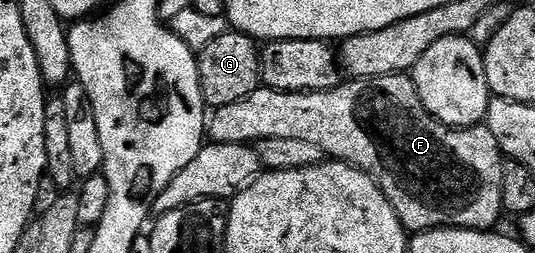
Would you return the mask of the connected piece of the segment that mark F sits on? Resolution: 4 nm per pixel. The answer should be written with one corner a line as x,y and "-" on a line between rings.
401,74
398,76
375,76
369,80
349,79
341,82
337,88
331,88
325,92
279,92
266,87
257,88
254,94
247,96
242,102
230,102
230,106
222,106
211,113
206,124
206,136
213,144
247,144
270,138
299,138
305,142
314,142
318,150
324,152
325,157
336,162
343,162
357,168
359,172
364,172
371,180
386,194
390,206
398,214
398,218
404,223
405,229
409,233
433,232
436,228
469,228
475,232
486,232
497,227
500,216
504,212
502,202
502,166
506,159
500,151
498,142
494,139
494,134
490,134
487,126
477,126
474,128
451,128
442,122
435,120
422,106
422,98
418,98
418,90
414,86
411,75

